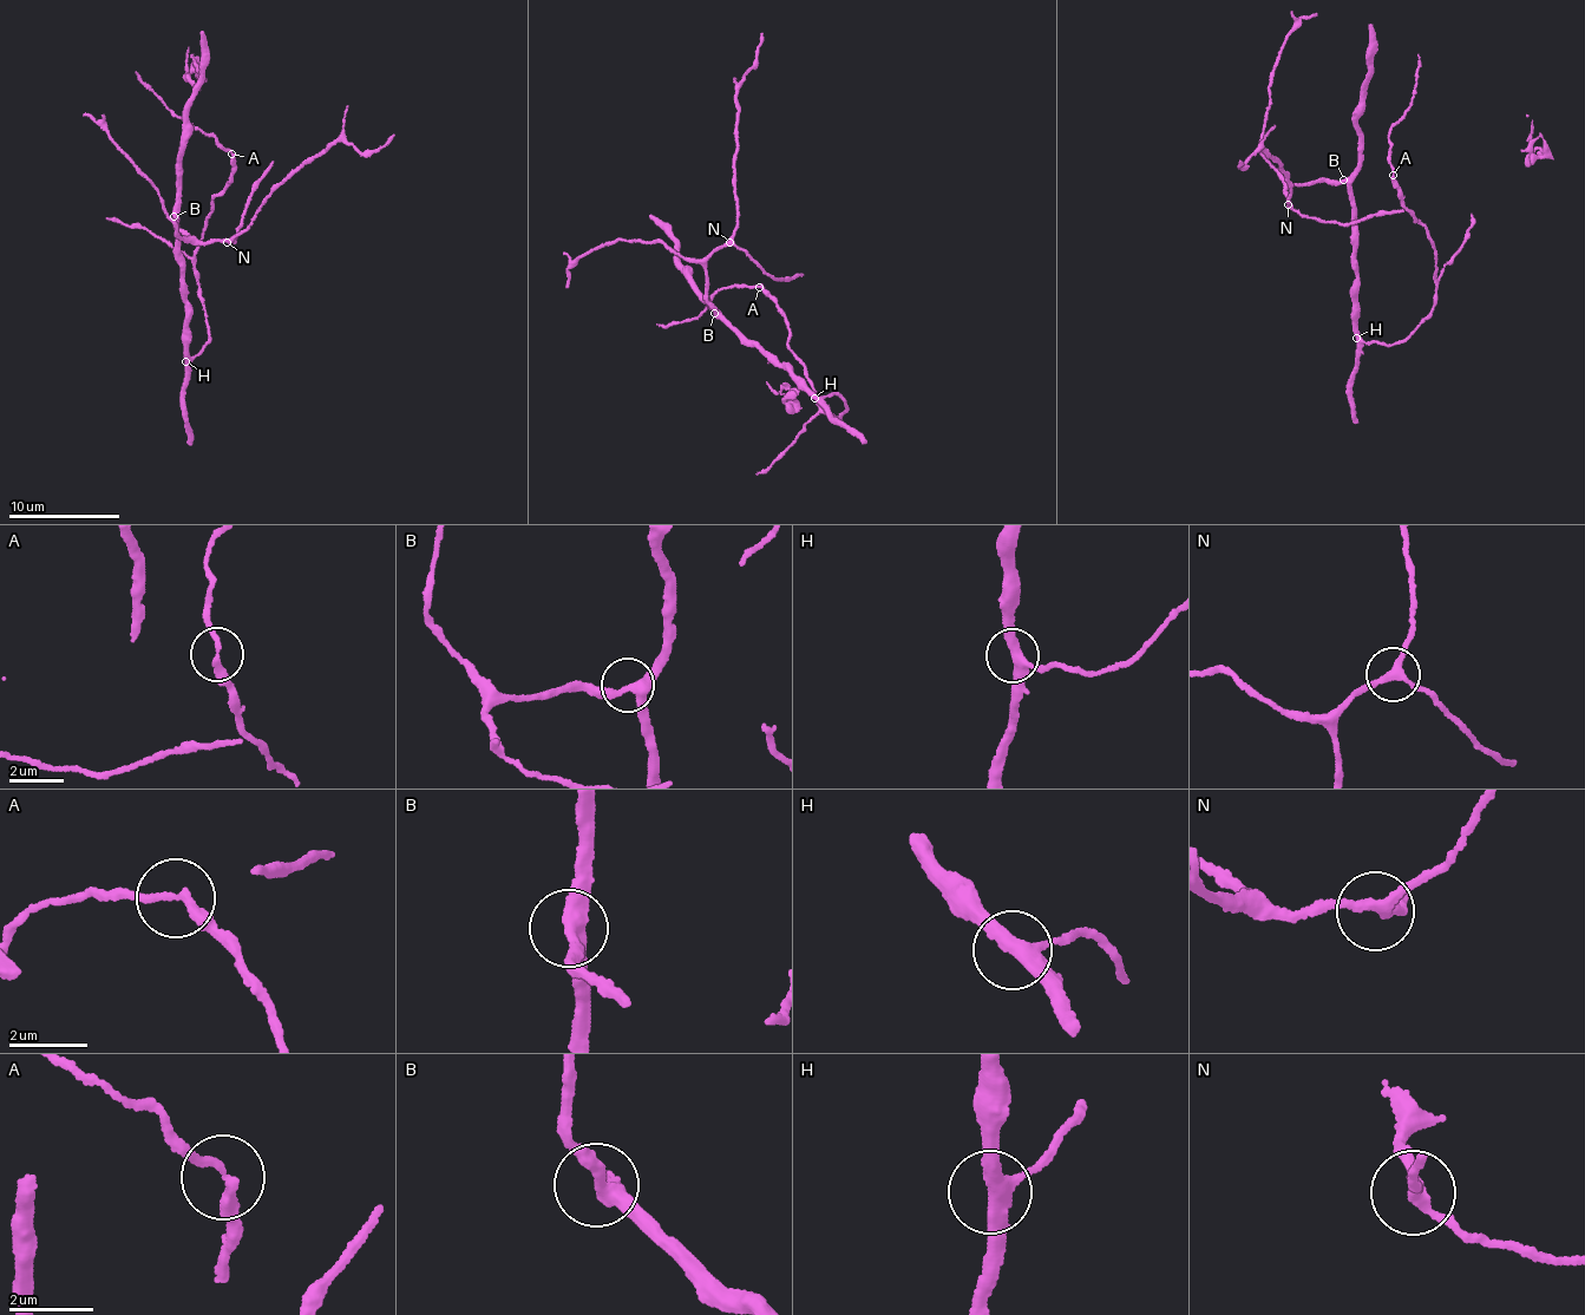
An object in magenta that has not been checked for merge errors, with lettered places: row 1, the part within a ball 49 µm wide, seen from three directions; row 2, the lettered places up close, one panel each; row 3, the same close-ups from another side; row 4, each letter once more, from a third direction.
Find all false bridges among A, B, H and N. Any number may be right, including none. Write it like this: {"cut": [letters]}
{"cut": []}

